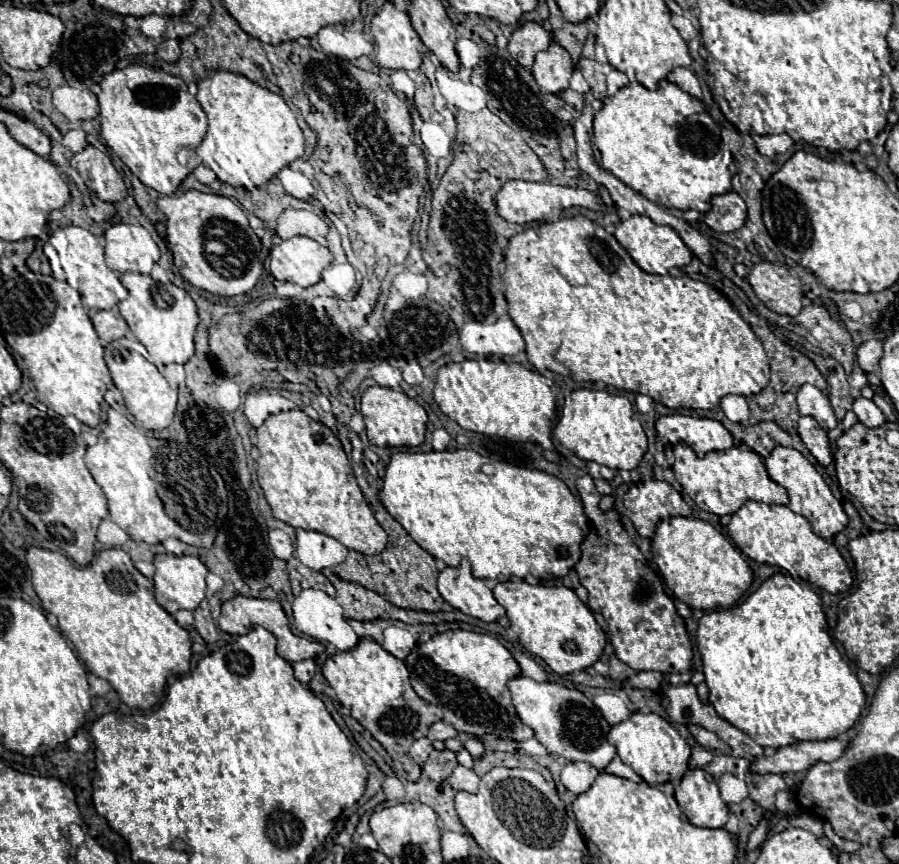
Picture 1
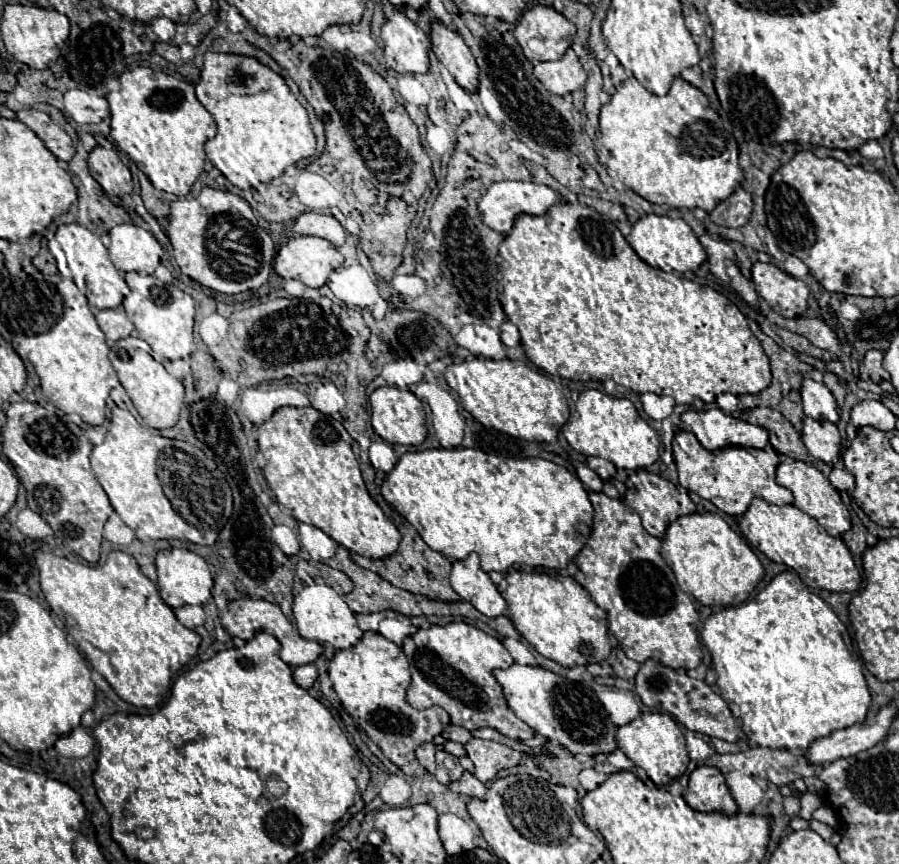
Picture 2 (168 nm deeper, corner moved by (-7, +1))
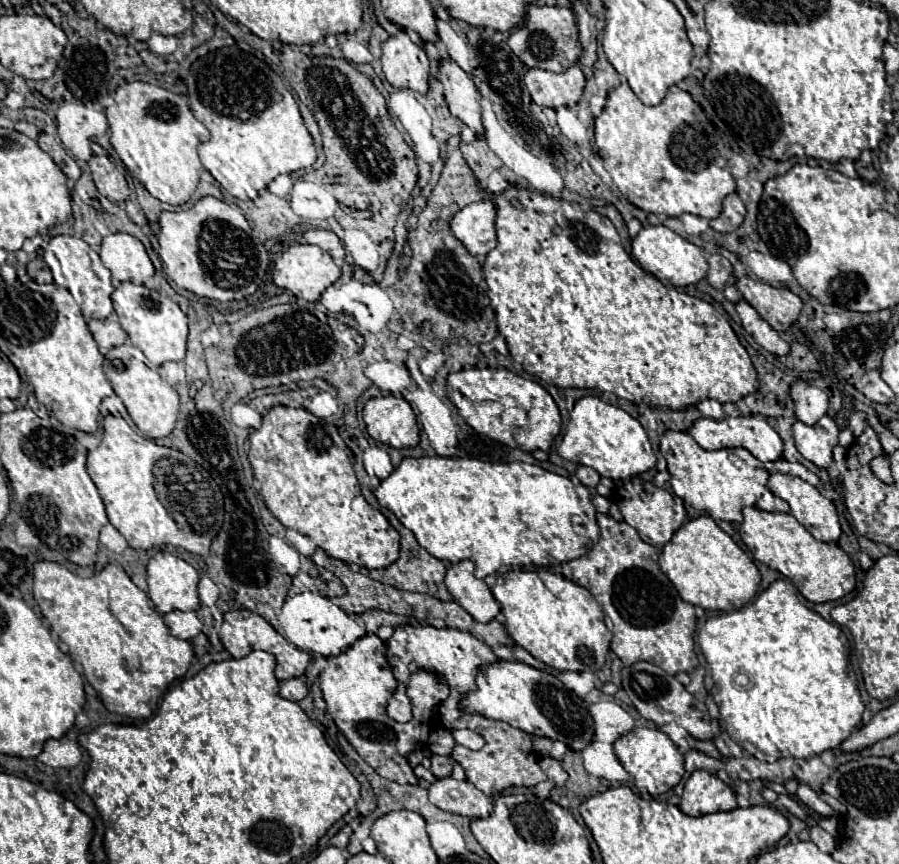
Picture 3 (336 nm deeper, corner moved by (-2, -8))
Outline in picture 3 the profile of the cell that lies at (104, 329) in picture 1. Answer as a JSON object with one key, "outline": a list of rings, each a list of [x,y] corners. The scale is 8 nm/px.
{"outline":[[[110,315],[106,319],[92,319],[88,323],[88,327],[90,327],[90,331],[92,331],[92,335],[94,335],[102,353],[106,353],[108,349],[112,349],[116,345],[126,343],[126,339],[128,339],[128,335],[120,327],[116,315]]]}

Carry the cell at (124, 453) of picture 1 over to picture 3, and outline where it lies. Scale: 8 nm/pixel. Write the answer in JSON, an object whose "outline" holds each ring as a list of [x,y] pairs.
{"outline":[[[108,415],[104,417],[102,427],[104,427],[104,439],[94,451],[88,453],[86,469],[104,499],[110,523],[126,537],[128,545],[132,549],[152,549],[158,545],[174,545],[190,553],[208,555],[212,533],[198,535],[194,531],[190,533],[182,531],[156,497],[156,491],[152,487],[154,483],[152,467],[160,459],[158,447],[164,446],[157,445],[153,439],[138,435],[122,417]]]}

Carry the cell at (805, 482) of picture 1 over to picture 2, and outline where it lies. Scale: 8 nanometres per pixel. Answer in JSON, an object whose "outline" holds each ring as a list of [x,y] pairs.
{"outline":[[[787,460],[787,462],[781,462],[777,466],[777,482],[793,492],[793,496],[795,496],[793,506],[799,508],[799,510],[803,510],[805,514],[813,516],[827,530],[829,536],[841,536],[843,532],[847,532],[851,528],[849,510],[841,502],[839,492],[831,486],[831,482],[815,466],[803,462],[803,460]]]}

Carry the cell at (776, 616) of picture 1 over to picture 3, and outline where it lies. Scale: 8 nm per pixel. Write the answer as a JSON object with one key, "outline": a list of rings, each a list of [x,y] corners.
{"outline":[[[778,579],[774,581],[766,591],[762,591],[758,595],[758,599],[750,601],[748,605],[744,605],[742,609],[736,609],[732,613],[724,613],[724,615],[716,615],[716,617],[710,617],[700,629],[698,629],[698,645],[706,657],[706,663],[708,663],[708,669],[710,669],[710,675],[714,679],[714,687],[712,687],[712,699],[714,703],[718,705],[720,709],[720,717],[722,717],[722,725],[726,729],[726,733],[730,735],[730,739],[734,743],[738,743],[744,751],[748,751],[752,757],[760,759],[760,761],[778,761],[782,757],[816,757],[824,751],[830,751],[830,749],[836,749],[842,741],[846,741],[850,737],[850,733],[854,729],[858,729],[862,723],[860,723],[860,717],[864,713],[864,703],[860,699],[860,691],[858,691],[858,685],[856,685],[856,675],[854,671],[848,667],[848,661],[846,661],[846,653],[844,653],[844,641],[840,639],[842,635],[842,629],[836,625],[836,623],[830,623],[826,619],[822,619],[818,613],[810,611],[806,605],[800,603],[798,599],[798,593],[794,589],[794,585],[786,579]]]}

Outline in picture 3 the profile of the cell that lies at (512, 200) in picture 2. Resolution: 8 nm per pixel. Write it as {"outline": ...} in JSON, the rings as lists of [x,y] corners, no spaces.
{"outline":[[[484,199],[460,209],[450,221],[450,233],[468,249],[474,257],[484,257],[496,247],[494,231],[496,207],[492,201]]]}

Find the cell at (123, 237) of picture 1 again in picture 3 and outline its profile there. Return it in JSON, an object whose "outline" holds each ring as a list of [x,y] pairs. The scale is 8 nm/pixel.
{"outline":[[[114,233],[104,237],[100,259],[112,271],[112,277],[116,281],[130,281],[134,285],[142,285],[154,275],[154,265],[144,245],[128,233]]]}

